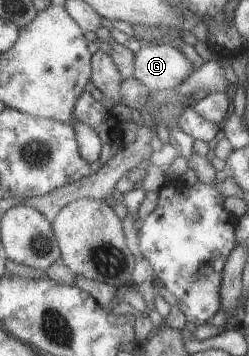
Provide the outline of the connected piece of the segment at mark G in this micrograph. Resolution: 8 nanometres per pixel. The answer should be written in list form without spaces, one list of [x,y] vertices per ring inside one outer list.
[[[170,44],[140,47],[133,53],[132,77],[150,91],[173,90],[193,71],[187,58]]]

